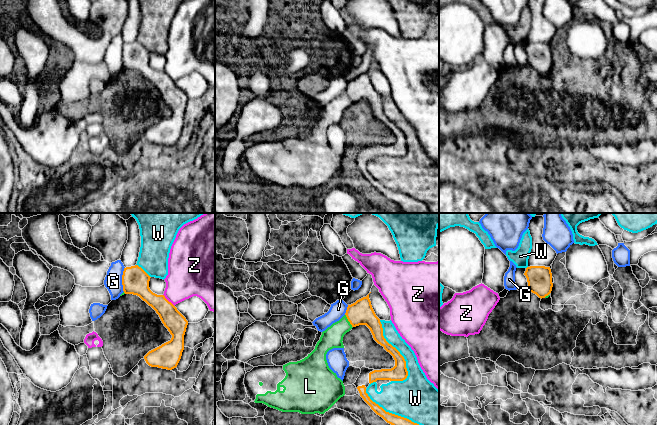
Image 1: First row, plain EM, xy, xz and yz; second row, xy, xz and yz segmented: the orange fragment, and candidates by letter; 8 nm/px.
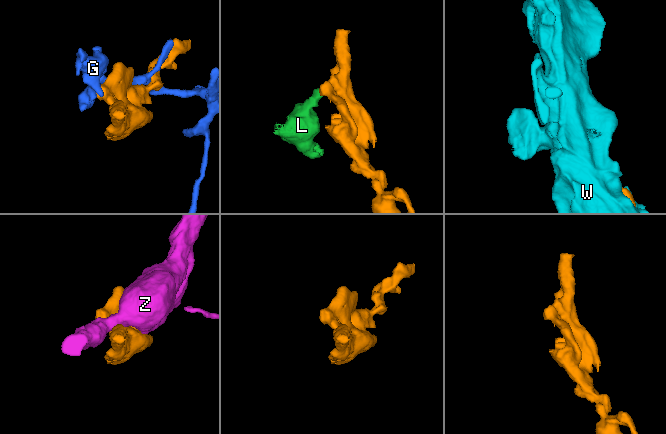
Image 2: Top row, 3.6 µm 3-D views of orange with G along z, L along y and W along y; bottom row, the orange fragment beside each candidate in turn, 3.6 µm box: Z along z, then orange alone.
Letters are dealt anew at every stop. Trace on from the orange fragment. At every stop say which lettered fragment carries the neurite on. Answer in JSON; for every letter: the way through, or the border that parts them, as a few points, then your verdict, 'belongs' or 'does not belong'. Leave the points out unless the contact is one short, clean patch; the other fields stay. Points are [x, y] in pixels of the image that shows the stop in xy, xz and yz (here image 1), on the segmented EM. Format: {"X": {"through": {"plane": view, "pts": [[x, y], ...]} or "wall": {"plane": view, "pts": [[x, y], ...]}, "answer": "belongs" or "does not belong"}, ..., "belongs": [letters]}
{"G": {"answer": "does not belong"}, "L": {"wall": {"plane": "xz", "pts": [[345, 314], [352, 327]]}, "answer": "does not belong"}, "W": {"answer": "does not belong"}, "Z": {"answer": "does not belong"}, "belongs": []}

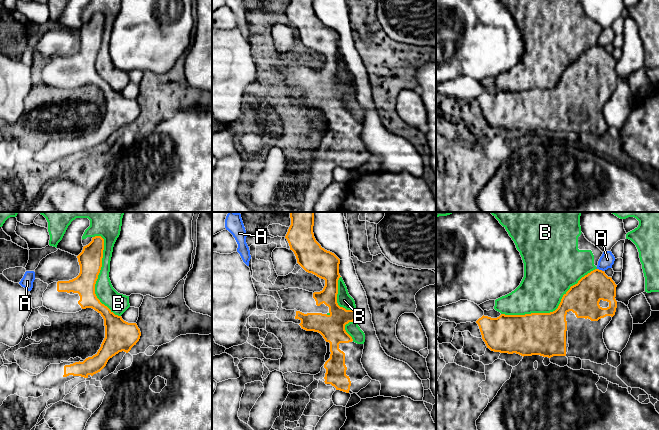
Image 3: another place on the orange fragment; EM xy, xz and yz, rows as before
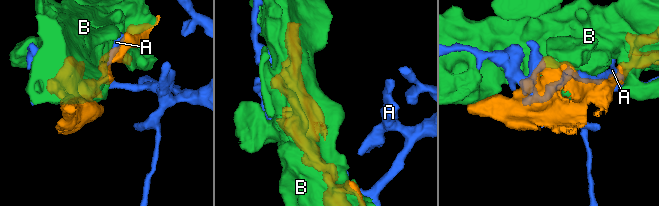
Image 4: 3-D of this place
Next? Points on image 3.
{"A": {"answer": "does not belong"}, "B": {"answer": "does not belong"}, "belongs": []}

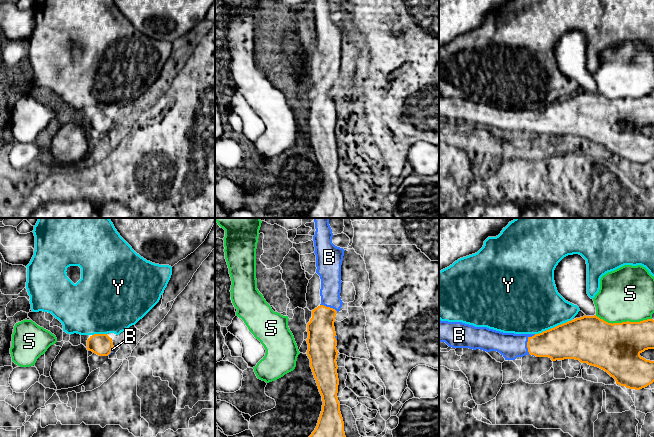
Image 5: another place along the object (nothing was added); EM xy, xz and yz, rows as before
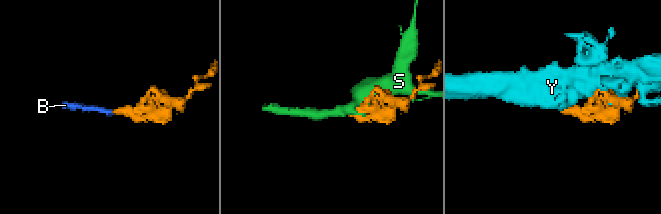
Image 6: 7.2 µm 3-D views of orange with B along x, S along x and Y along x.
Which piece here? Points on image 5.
{"B": {"through": {"plane": "yz", "pts": [[558, 343], [527, 343], [510, 345]]}, "answer": "belongs"}, "S": {"answer": "does not belong"}, "Y": {"answer": "does not belong"}, "belongs": ["B"]}

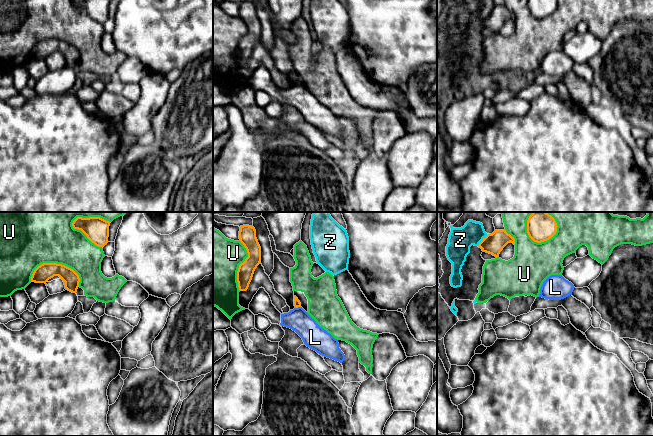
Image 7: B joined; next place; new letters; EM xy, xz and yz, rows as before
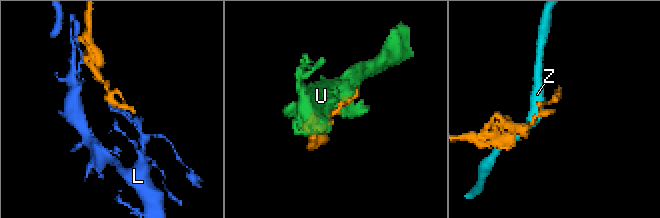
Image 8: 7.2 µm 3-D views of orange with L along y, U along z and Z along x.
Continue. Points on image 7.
{"L": {"wall": {"plane": "xz", "pts": [[300, 306], [296, 308]]}, "answer": "does not belong"}, "U": {"answer": "does not belong"}, "Z": {"wall": {"plane": "yz", "pts": [[488, 234], [477, 245]]}, "answer": "does not belong"}, "belongs": []}

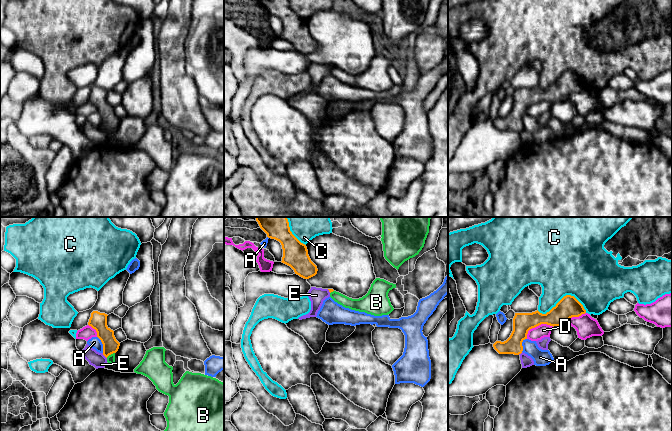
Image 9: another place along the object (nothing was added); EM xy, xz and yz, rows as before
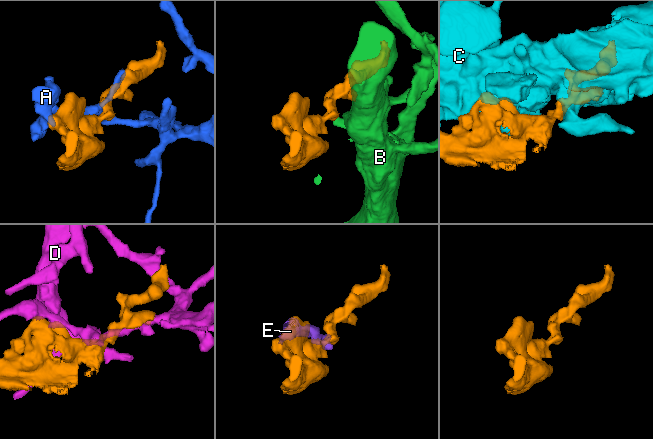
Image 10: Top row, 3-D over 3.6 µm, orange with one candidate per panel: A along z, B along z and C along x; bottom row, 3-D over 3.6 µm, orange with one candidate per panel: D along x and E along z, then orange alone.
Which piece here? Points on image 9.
{"A": {"answer": "does not belong"}, "B": {"wall": {"plane": "xy", "pts": [[114, 352], [106, 357]]}, "answer": "does not belong"}, "C": {"answer": "does not belong"}, "D": {"answer": "does not belong"}, "E": {"wall": {"plane": "xy", "pts": [[102, 353], [106, 358]]}, "answer": "does not belong"}, "belongs": []}

